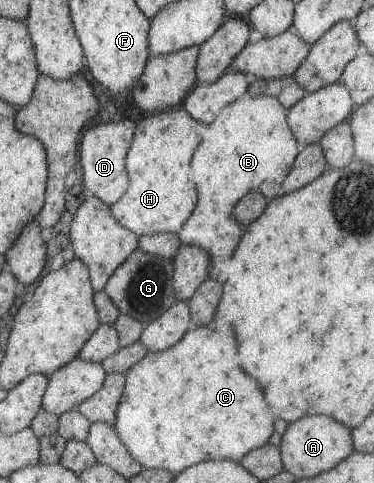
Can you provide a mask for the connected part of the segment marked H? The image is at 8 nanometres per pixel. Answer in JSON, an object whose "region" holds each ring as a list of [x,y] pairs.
{"region":[[[184,109],[148,115],[135,125],[133,138],[125,155],[128,189],[109,207],[112,217],[123,228],[137,236],[160,232],[178,233],[190,217],[196,203],[194,177],[190,177],[190,161],[194,161],[194,145],[202,141],[206,124],[190,117]]]}

